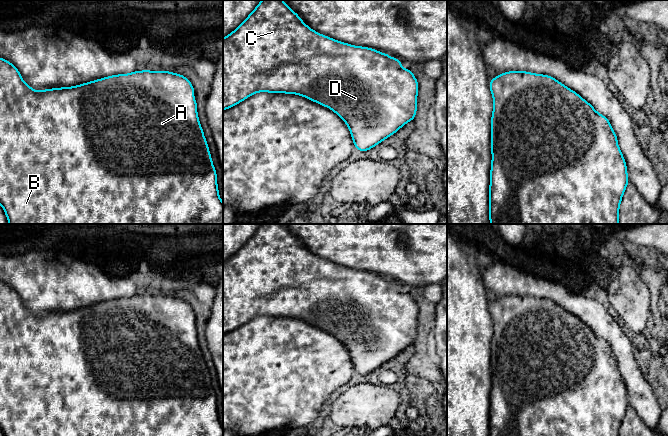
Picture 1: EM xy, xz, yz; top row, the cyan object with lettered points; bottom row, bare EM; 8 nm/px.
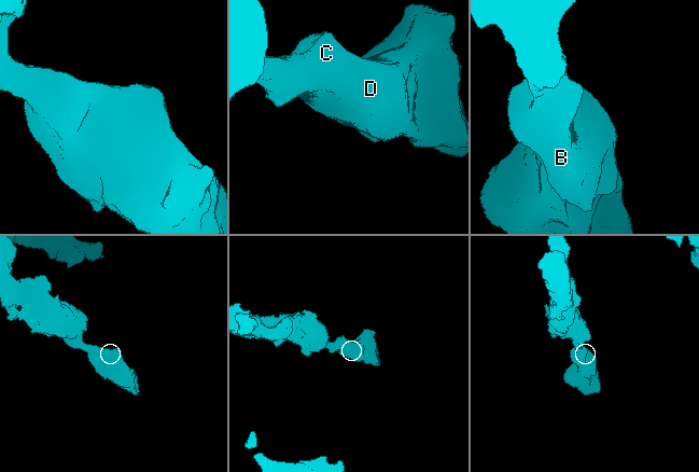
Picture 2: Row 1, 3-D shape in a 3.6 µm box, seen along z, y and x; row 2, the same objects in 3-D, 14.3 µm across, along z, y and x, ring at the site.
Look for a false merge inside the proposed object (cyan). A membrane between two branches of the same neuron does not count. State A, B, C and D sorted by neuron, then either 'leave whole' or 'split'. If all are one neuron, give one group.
A B C D; leave whole

